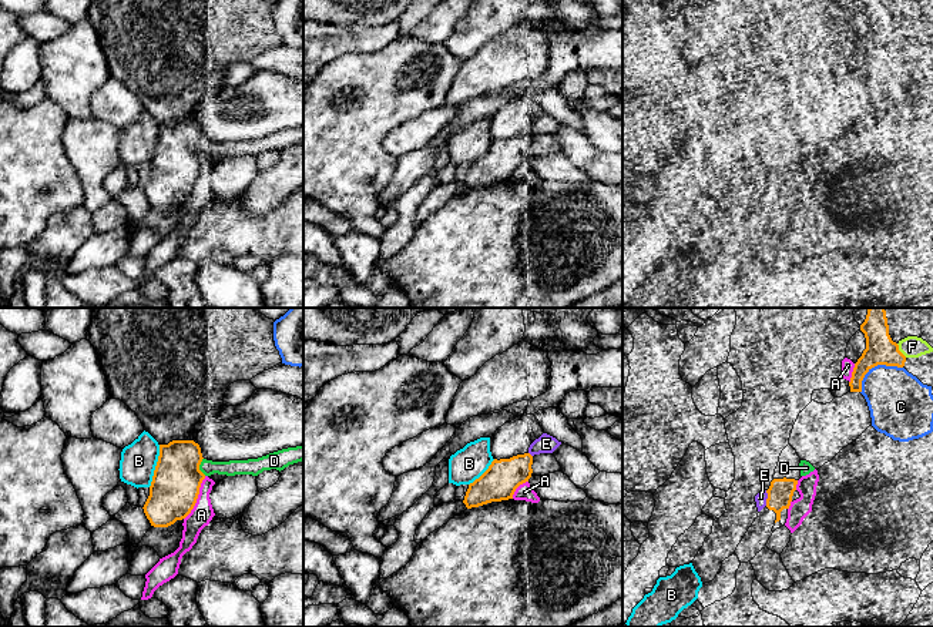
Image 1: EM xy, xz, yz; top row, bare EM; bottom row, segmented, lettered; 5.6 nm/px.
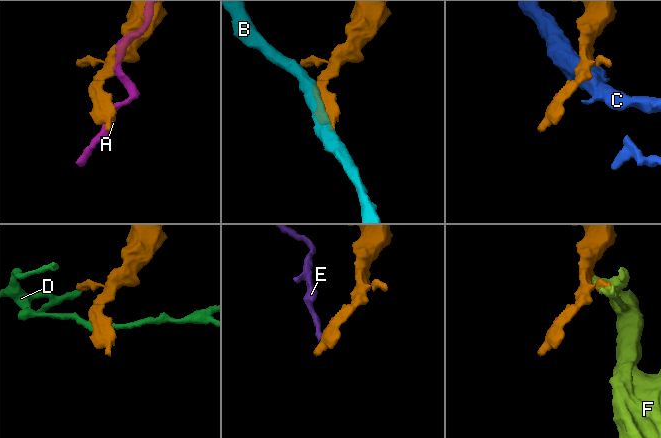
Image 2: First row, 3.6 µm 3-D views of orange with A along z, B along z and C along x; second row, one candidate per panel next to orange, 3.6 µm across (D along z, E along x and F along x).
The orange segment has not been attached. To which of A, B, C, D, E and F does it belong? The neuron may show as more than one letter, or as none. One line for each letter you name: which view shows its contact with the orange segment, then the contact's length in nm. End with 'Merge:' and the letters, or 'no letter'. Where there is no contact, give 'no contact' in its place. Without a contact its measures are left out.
Merge: no letter

